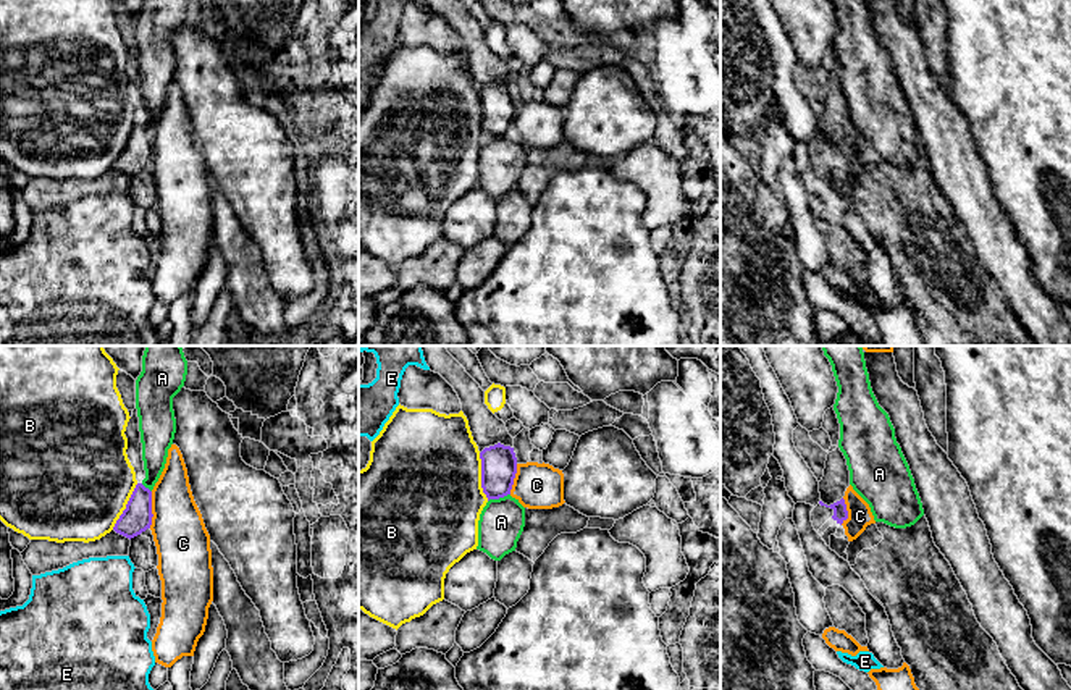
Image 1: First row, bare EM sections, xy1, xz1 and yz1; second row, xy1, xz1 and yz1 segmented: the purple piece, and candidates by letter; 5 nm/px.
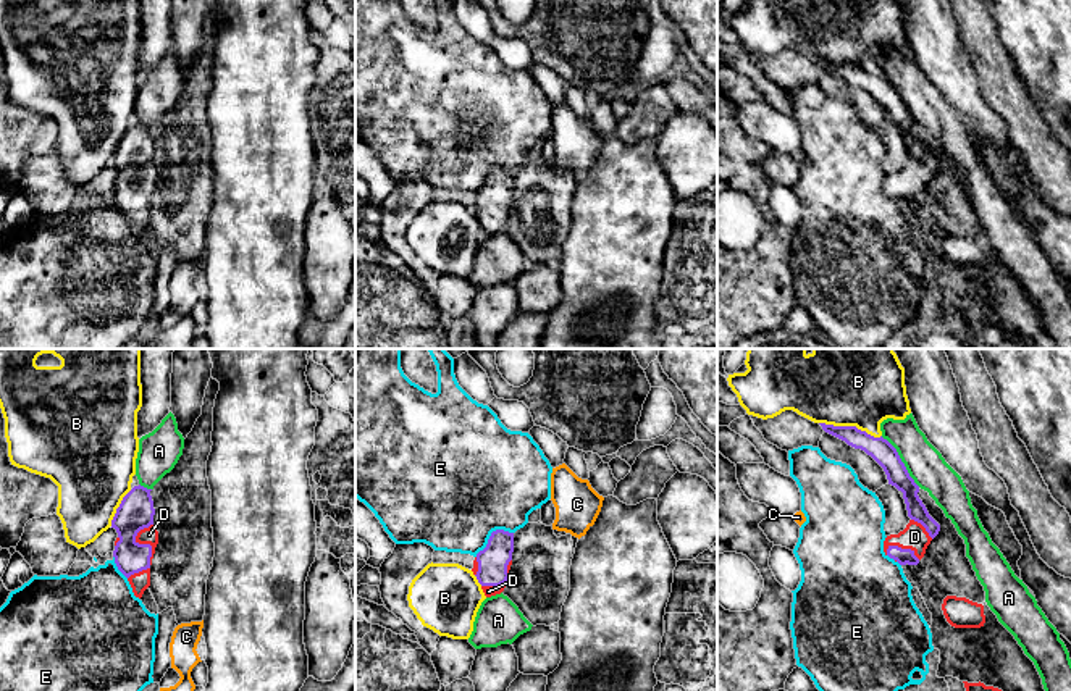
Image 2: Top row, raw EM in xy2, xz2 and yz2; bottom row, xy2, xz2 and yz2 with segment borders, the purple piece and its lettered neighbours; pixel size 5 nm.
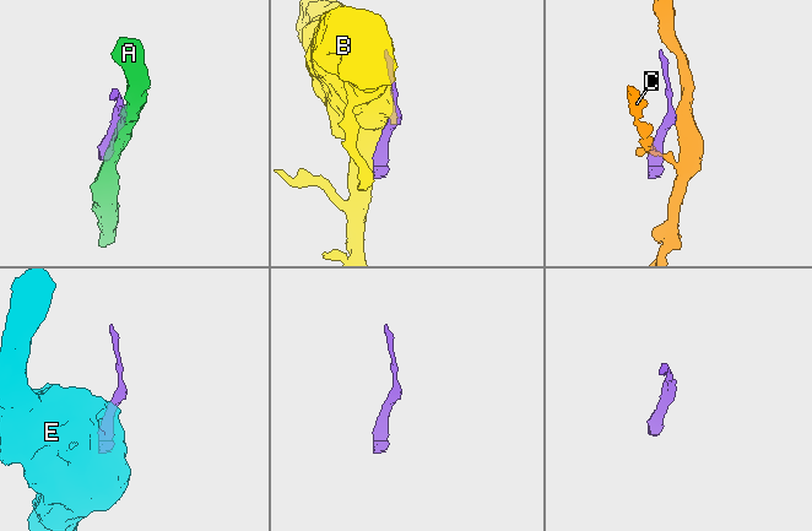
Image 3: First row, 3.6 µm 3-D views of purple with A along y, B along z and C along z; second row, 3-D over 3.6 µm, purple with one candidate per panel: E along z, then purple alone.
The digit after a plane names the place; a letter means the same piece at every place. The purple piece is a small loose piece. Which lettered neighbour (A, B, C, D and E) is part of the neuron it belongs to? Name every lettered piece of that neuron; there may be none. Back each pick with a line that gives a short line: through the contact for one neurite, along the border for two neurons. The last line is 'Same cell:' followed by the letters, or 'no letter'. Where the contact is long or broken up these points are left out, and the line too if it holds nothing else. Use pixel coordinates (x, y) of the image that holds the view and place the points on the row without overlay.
D: line xy2 (136, 149), (136, 178), (142, 183), (149, 173)
Same cell: D

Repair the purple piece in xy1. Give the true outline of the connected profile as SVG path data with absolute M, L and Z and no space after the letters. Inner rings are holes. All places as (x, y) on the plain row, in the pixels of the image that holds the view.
M137 121L113 168L131 178L150 166L152 155L152 129Z

